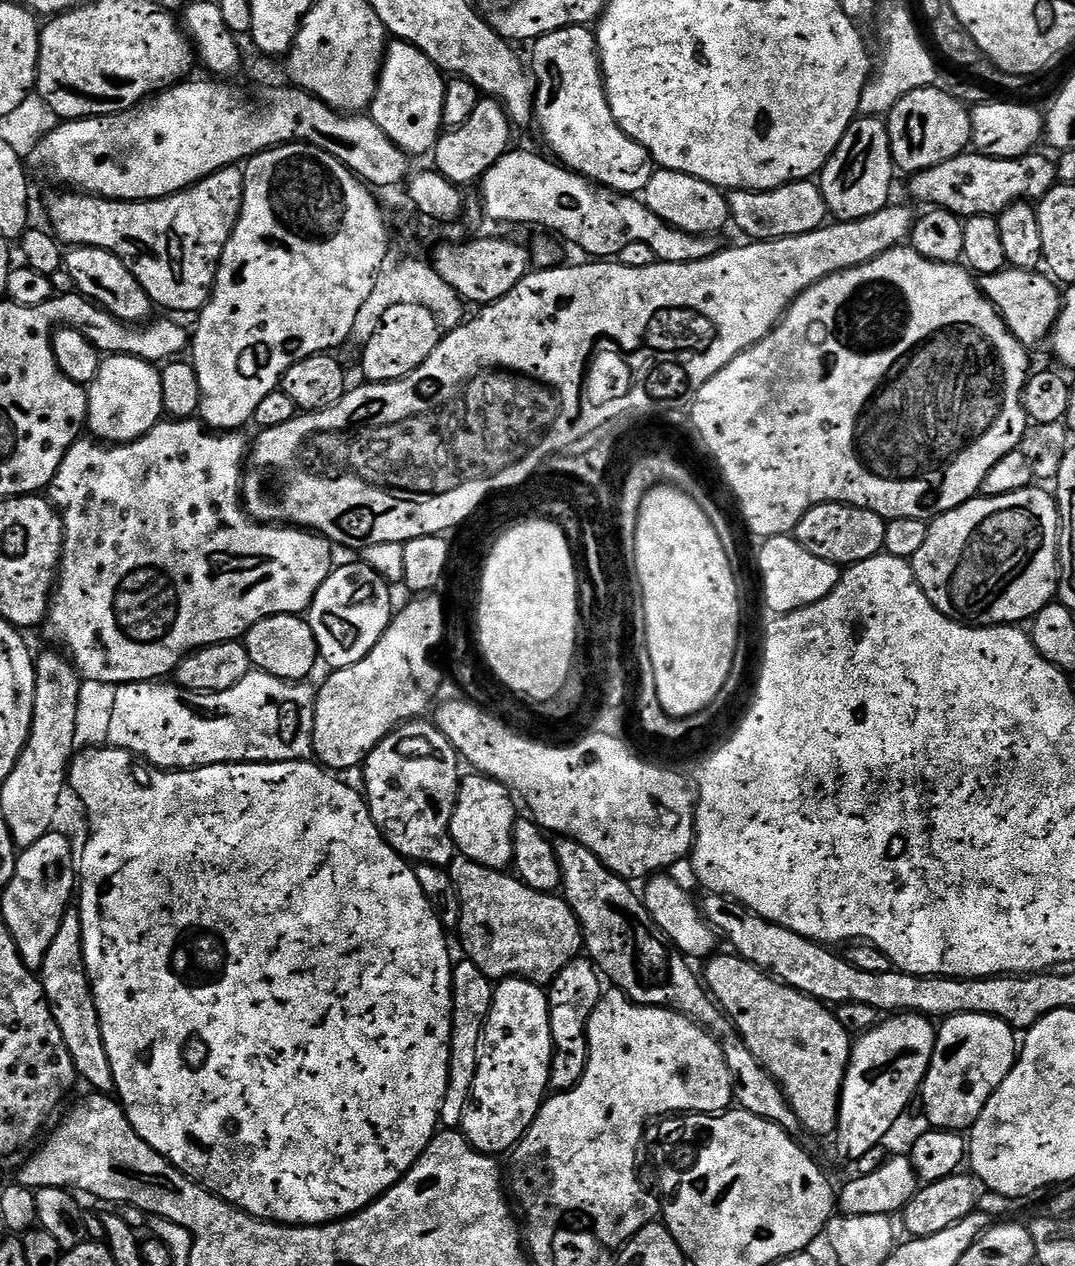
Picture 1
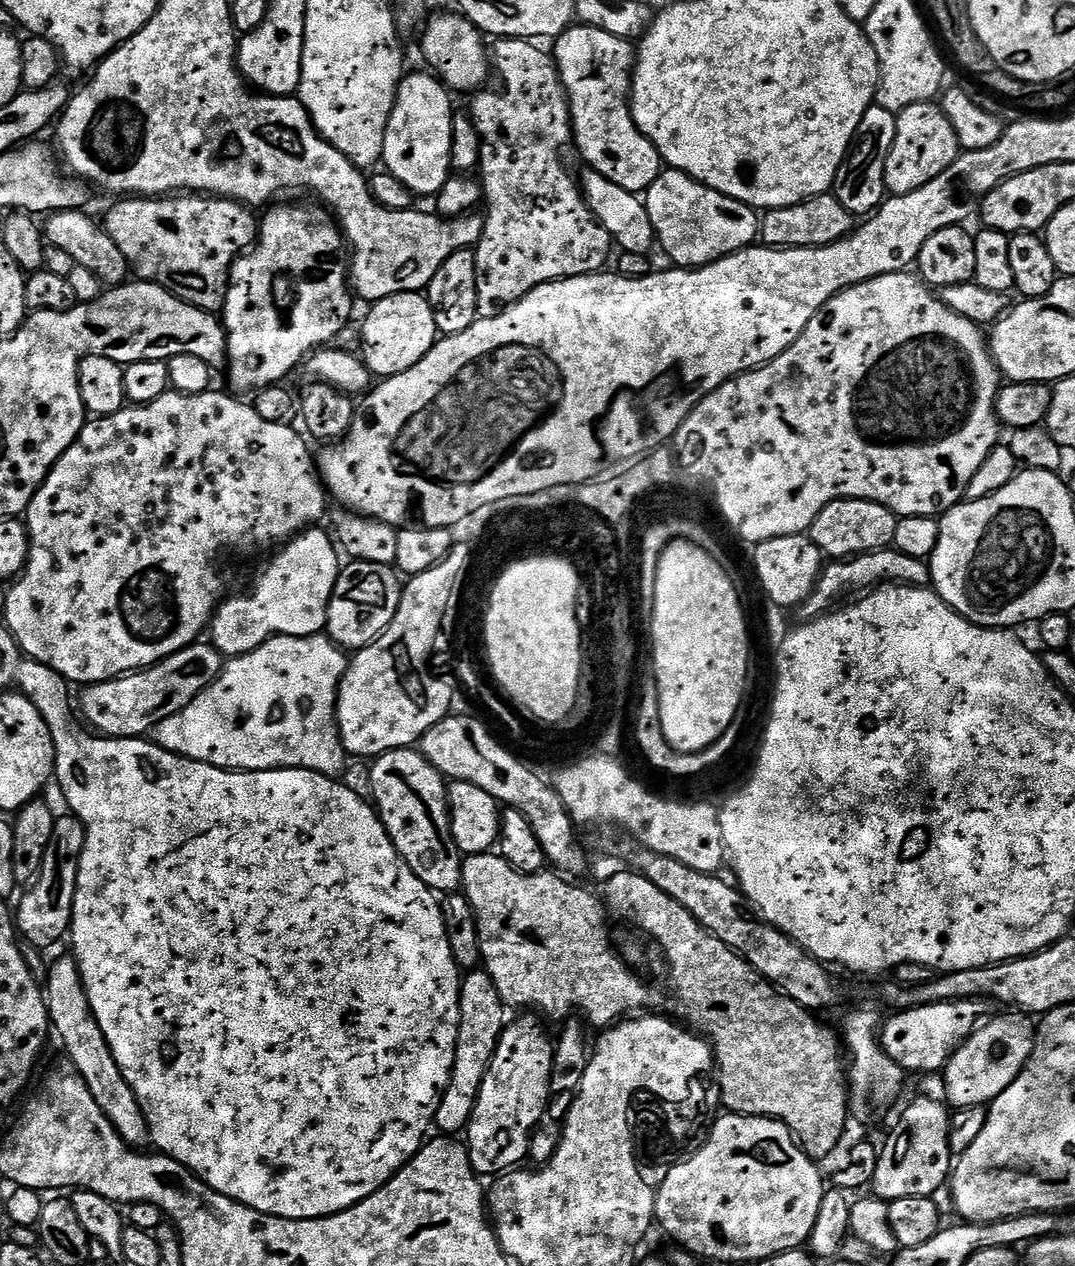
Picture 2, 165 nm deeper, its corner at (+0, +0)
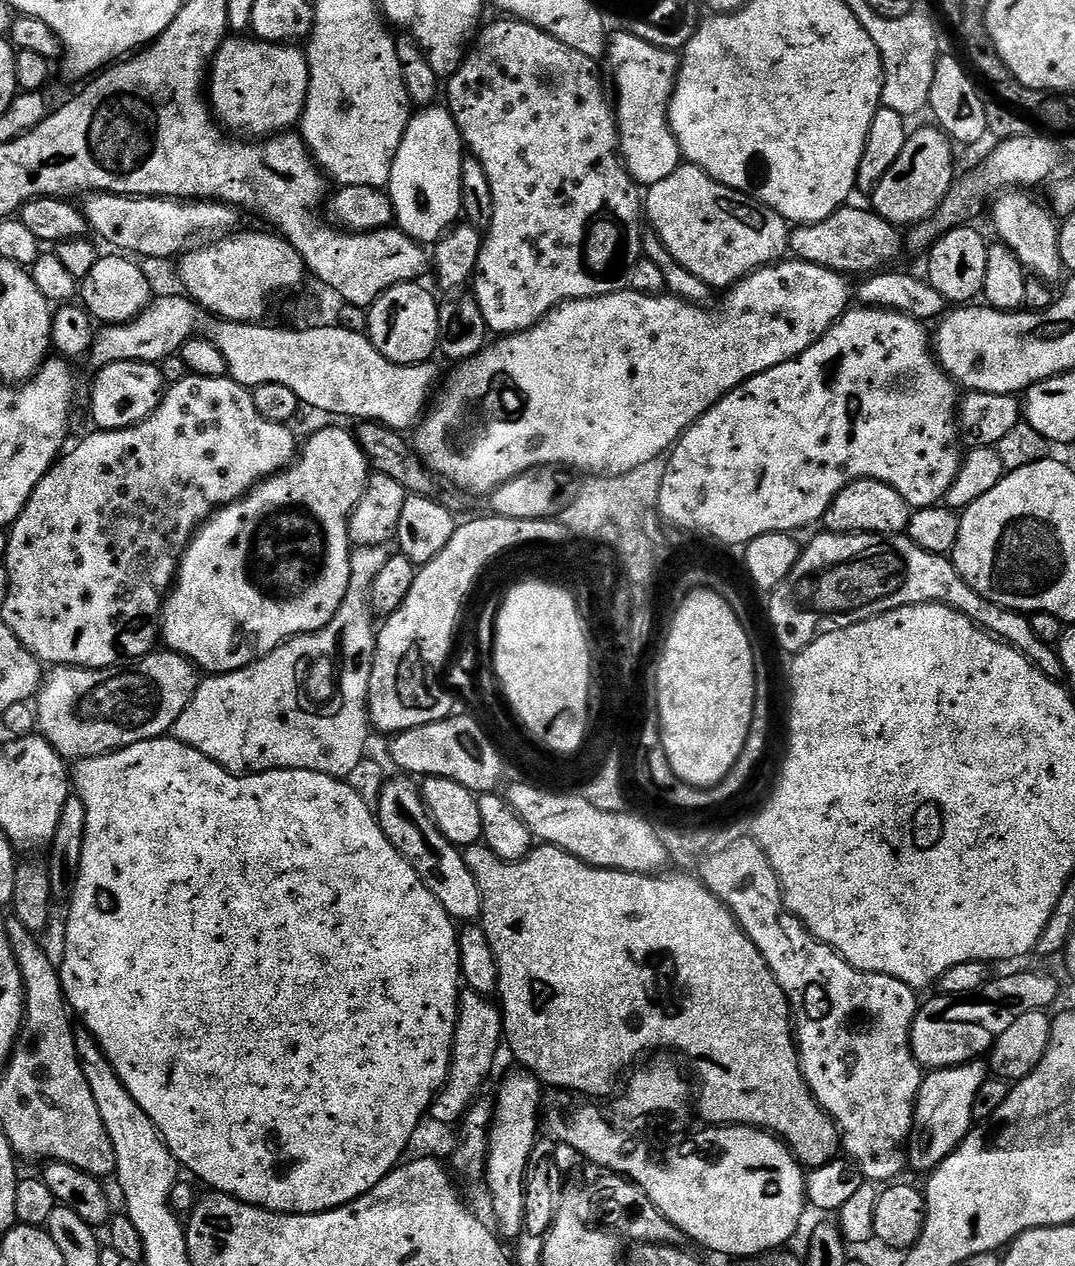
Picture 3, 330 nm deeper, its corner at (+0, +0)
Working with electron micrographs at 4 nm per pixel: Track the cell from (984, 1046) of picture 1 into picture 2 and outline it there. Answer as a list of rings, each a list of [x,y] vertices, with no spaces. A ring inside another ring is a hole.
[[[1015,1015],[993,1016],[988,1023],[981,1024],[949,1058],[947,1066],[942,1069],[942,1077],[944,1076],[944,1092],[949,1100],[947,1103],[953,1109],[982,1108],[991,1104],[998,1098],[998,1094],[1002,1094],[1002,1090],[1006,1090],[1006,1086],[1010,1086],[1010,1082],[1014,1082],[1014,1078],[1018,1078],[1026,1066],[1036,1045],[1038,1028],[1031,1015]]]

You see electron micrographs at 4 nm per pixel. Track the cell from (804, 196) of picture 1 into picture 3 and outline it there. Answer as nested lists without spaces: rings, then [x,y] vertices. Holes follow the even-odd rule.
[[[852,207],[840,208],[830,214],[826,222],[793,227],[788,238],[791,255],[797,260],[829,268],[831,272],[839,272],[849,278],[860,278],[887,269],[891,265],[888,263],[900,252],[901,229],[867,207]]]

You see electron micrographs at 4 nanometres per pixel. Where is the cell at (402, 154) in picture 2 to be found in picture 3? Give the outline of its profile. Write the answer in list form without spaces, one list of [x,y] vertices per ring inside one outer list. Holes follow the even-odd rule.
[[[426,106],[417,112],[420,113],[409,119],[402,146],[398,146],[398,154],[394,154],[386,191],[394,206],[395,227],[421,246],[435,246],[456,227],[464,210],[462,162],[466,149],[447,107]]]

